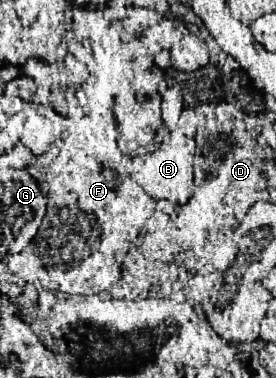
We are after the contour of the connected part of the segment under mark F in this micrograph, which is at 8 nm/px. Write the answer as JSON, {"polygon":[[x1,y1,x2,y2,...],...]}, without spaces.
{"polygon":[[30,106,38,114,44,114,52,122,52,144,48,152,36,156,36,166,48,184,46,214,42,216,36,236,28,242,24,252,36,256,38,266,38,290,96,296,108,290,120,278,120,264,128,250,128,242,138,234,146,218,154,212,154,198,146,194,128,174,128,160,118,152,114,138,106,132,106,120,100,114,62,116,48,106]]}

